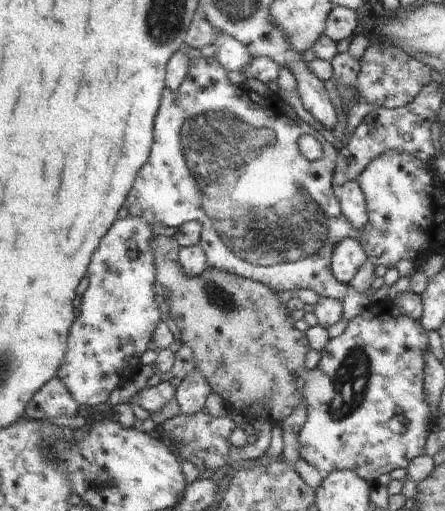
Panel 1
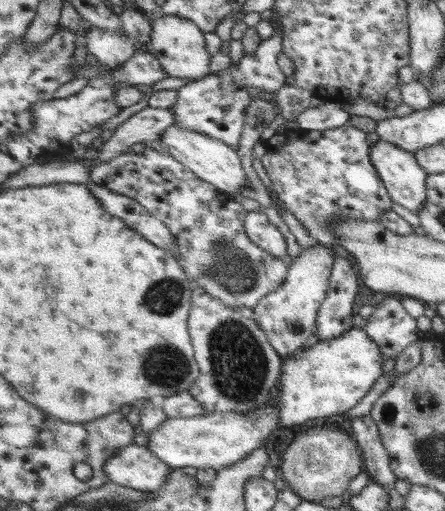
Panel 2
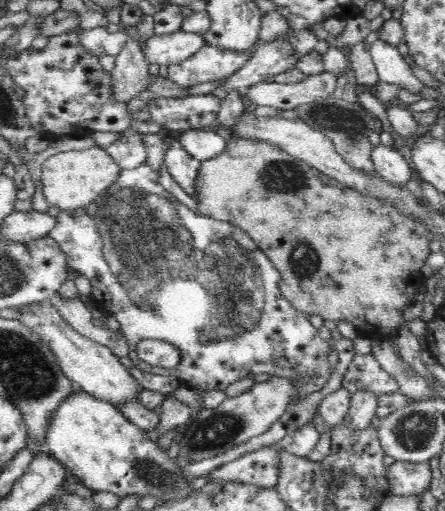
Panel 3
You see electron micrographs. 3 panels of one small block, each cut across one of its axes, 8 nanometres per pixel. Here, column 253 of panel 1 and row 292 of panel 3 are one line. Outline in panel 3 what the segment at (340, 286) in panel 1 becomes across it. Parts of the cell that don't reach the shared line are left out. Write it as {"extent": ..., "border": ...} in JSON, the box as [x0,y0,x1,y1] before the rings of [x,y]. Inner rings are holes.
{"extent":[50,162,330,400],"border":[[[148,162],[140,168],[122,170],[118,182],[114,182],[92,204],[76,210],[62,210],[50,236],[66,254],[68,266],[92,282],[92,298],[96,306],[106,316],[116,316],[120,322],[120,330],[130,348],[130,360],[136,366],[134,370],[144,374],[168,374],[168,378],[172,374],[182,382],[182,386],[198,392],[226,392],[236,380],[246,376],[256,378],[260,374],[304,374],[308,376],[308,382],[302,384],[302,400],[308,394],[320,392],[324,384],[330,382],[330,344],[320,338],[308,314],[294,310],[290,302],[284,300],[278,288],[280,272],[272,260],[266,254],[260,254],[258,244],[244,230],[238,230],[238,226],[228,222],[214,222],[212,218],[202,216],[186,204],[178,202],[174,194],[170,194],[160,184],[160,174],[152,170]],[[140,340],[166,340],[176,344],[182,352],[178,368],[160,368],[142,362],[138,358]],[[278,358],[286,358],[290,368],[278,368],[274,364]]]}

